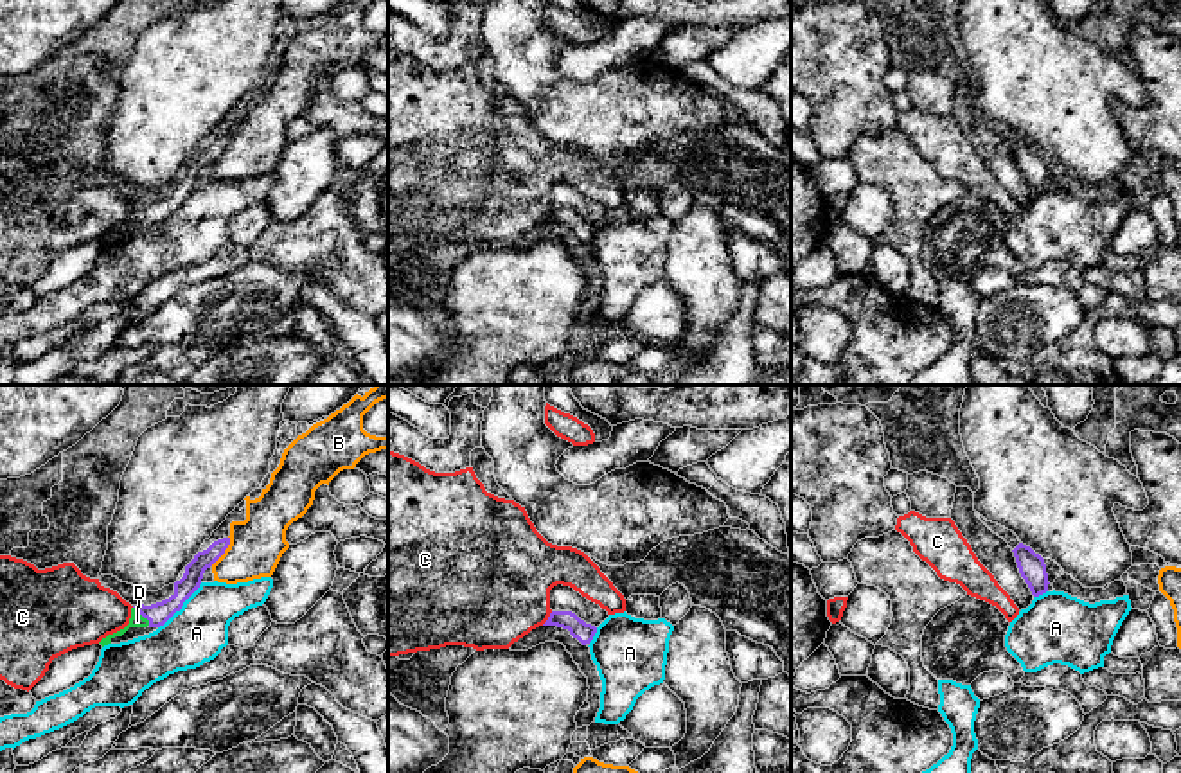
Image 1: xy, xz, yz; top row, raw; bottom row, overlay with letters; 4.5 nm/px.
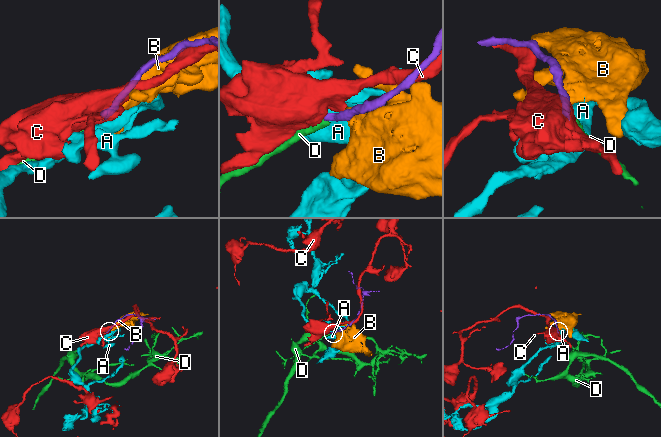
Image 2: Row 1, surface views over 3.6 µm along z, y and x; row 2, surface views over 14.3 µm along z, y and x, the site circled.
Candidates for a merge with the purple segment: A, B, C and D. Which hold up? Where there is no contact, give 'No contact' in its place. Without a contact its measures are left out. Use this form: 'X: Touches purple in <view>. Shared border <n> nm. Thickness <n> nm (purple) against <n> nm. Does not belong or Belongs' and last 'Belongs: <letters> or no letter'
A: Touches purple in xy. Shared border 280 nm. Thickness 100 nm (purple) against 260 nm. Does not belong
B: Touches purple in xy. Shared border 160 nm. Thickness 90 nm (purple) against 240 nm. Does not belong
C: Touches purple in xz. Shared border 80 nm. Thickness 90 nm (purple) against 440 nm. Does not belong
D: Touches purple in xy. Shared border 120 nm. Thickness 100 nm (purple) against 60 nm. Belongs
Belongs: D

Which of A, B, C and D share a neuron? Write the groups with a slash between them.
A / B / C / D

